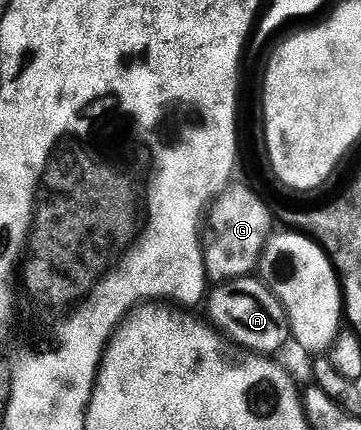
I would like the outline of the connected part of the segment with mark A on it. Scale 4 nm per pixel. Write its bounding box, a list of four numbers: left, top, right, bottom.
[208,277,291,357]

